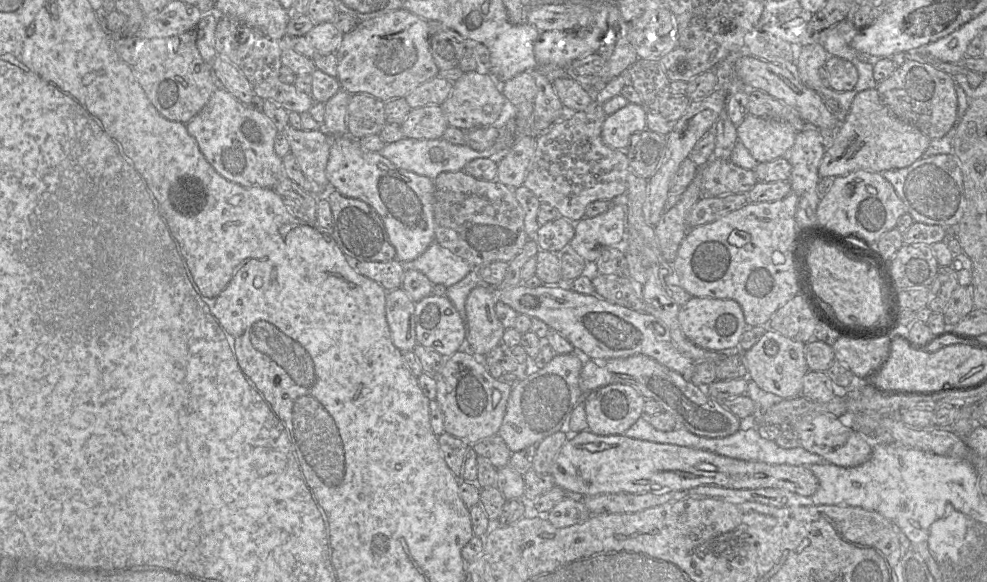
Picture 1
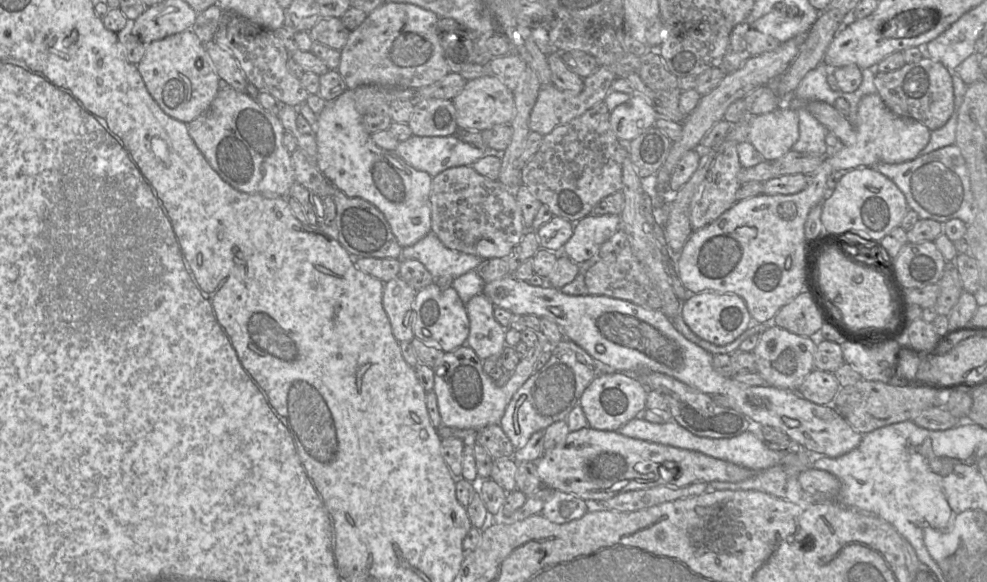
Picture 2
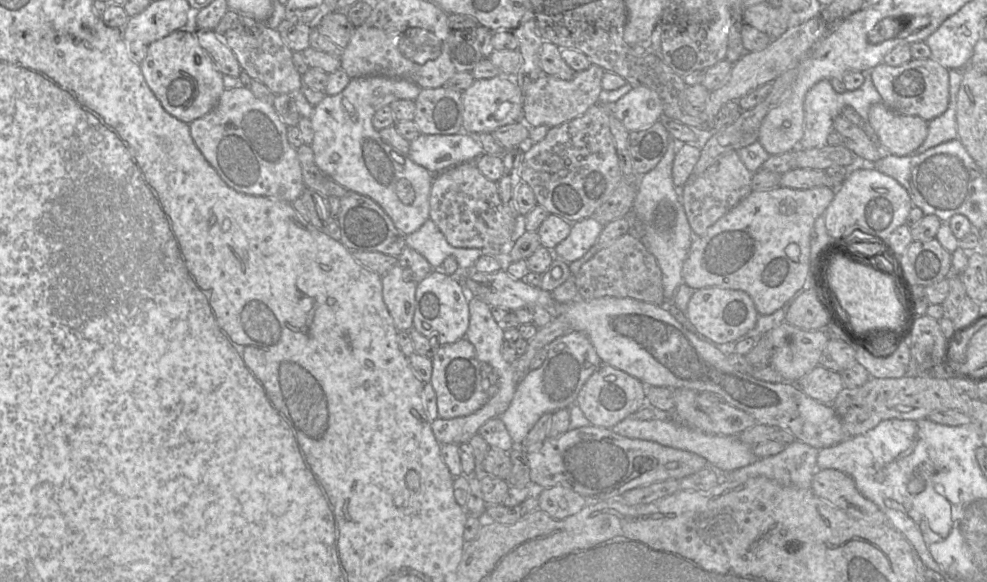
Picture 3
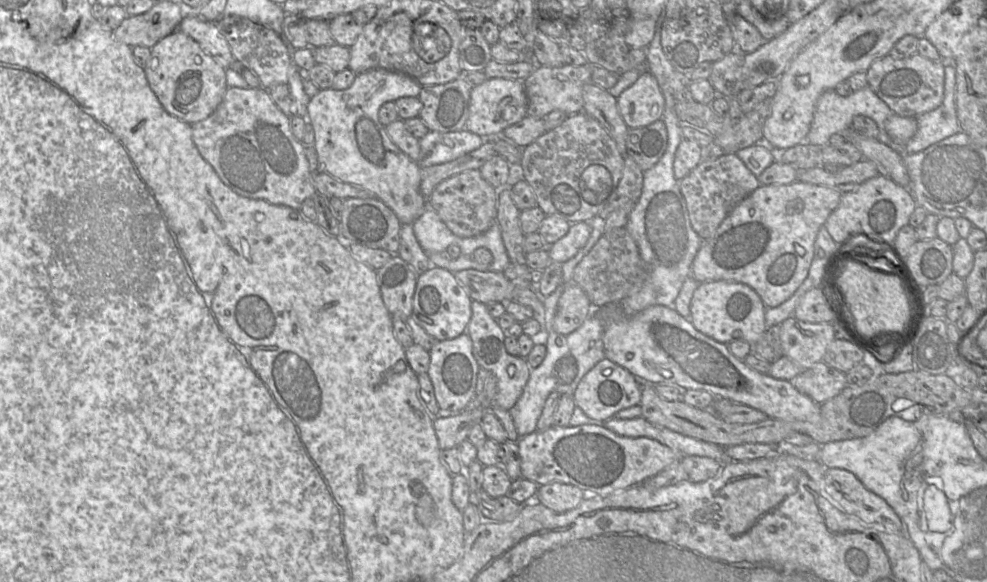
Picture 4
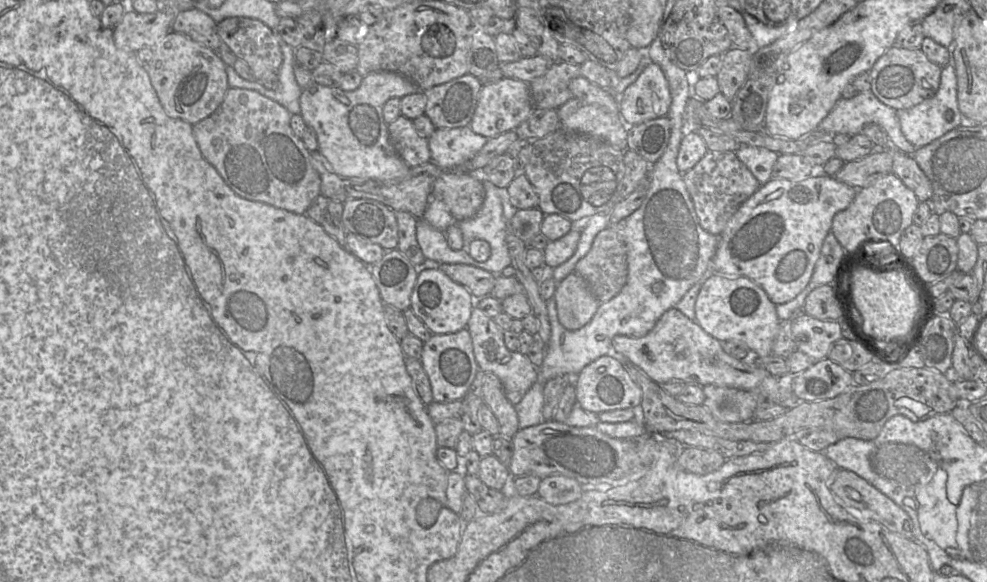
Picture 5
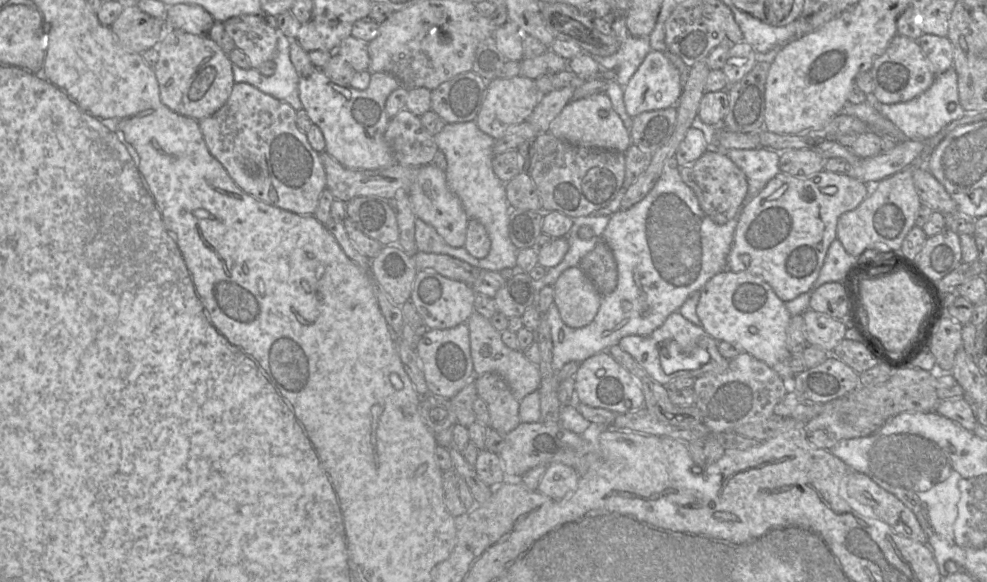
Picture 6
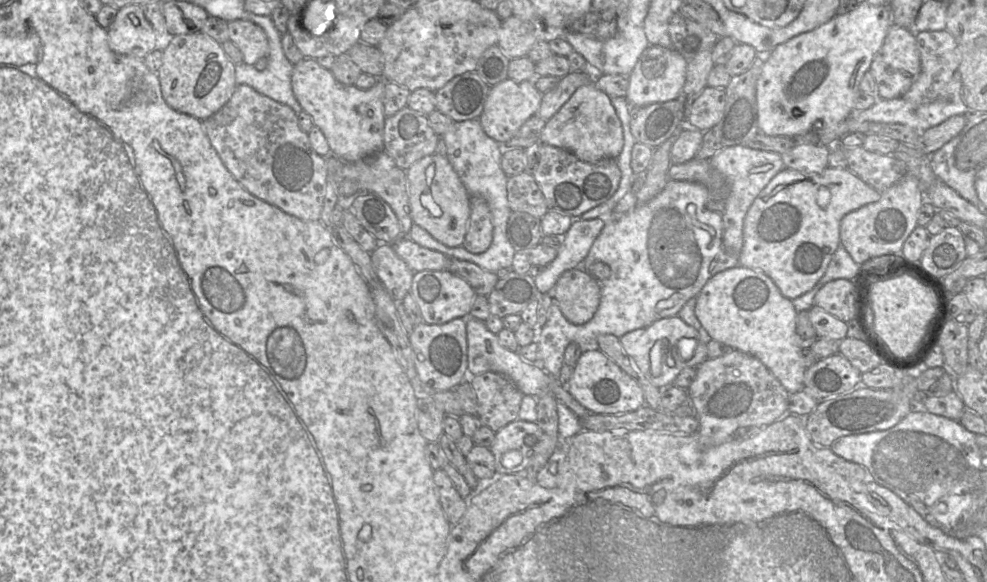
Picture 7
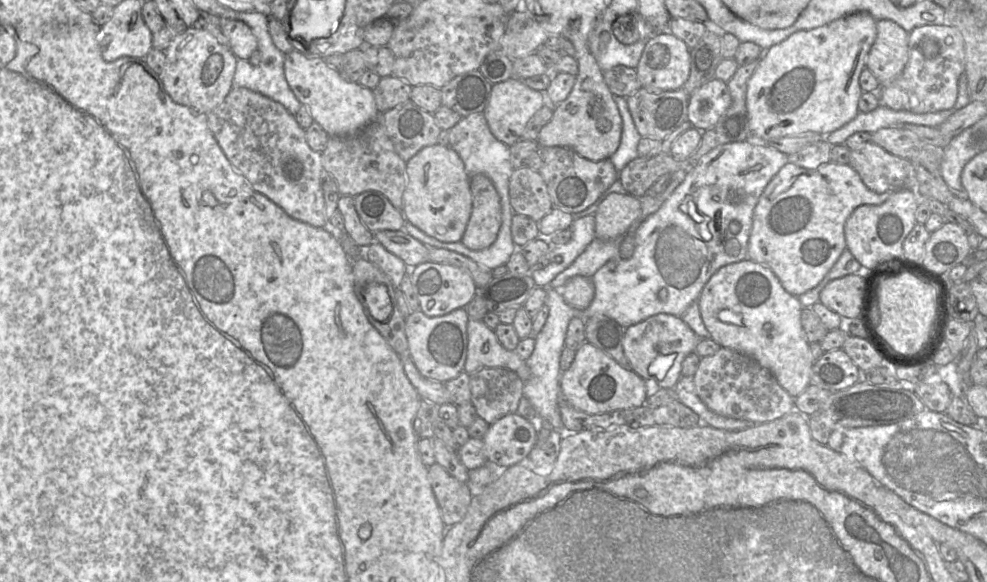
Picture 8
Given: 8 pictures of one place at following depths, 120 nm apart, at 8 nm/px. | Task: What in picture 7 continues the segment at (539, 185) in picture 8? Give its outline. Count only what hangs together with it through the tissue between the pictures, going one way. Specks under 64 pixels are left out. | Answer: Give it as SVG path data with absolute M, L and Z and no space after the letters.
M526 171L508 177L507 199L512 212L542 218L549 210L534 176Z

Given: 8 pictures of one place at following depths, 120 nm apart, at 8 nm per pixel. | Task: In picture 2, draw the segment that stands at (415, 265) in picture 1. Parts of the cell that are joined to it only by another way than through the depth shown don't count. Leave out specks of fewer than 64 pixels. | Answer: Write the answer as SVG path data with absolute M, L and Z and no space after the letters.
M433 231L414 245L402 248L397 259L400 262L406 259L418 260L434 279L444 275L450 275L455 279L475 270L483 261L478 256L447 248Z

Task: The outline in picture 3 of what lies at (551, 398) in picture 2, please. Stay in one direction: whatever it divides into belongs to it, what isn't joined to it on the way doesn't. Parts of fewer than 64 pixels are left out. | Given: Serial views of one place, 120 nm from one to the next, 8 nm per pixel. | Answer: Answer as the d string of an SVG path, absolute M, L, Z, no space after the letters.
M572 331L551 342L543 364L538 369L529 371L518 383L509 407L500 416L514 445L521 445L542 415L559 409L569 409L569 429L591 425L575 402L584 383L601 364L590 339L582 332Z

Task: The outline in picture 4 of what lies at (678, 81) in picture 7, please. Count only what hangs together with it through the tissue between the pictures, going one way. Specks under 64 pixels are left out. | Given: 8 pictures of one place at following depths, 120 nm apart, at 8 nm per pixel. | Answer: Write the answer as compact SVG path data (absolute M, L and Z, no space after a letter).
M648 70L641 73L636 82L617 98L619 113L629 129L645 127L662 119L665 99L657 79Z

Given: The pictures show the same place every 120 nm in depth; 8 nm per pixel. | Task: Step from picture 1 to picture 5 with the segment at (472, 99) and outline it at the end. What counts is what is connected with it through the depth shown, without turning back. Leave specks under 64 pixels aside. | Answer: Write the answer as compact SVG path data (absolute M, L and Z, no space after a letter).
M503 77L496 83L482 86L469 126L476 134L488 139L496 138L505 132L515 131L533 109L529 84L518 79Z

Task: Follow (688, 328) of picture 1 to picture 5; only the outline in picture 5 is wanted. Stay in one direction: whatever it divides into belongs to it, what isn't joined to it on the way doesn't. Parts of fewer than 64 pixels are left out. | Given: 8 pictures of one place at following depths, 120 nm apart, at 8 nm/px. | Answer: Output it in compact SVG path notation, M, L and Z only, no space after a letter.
M710 272L701 281L701 289L695 302L695 316L695 322L720 342L742 341L755 358L773 355L772 345L780 322L776 305L751 279Z

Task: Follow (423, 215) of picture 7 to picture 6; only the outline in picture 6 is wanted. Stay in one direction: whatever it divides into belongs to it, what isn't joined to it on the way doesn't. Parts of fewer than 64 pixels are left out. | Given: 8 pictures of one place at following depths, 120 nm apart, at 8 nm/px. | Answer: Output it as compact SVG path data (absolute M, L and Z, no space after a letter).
M433 163L415 168L409 197L415 216L435 228L448 245L454 248L465 245L469 218L459 197L449 189L445 171Z

